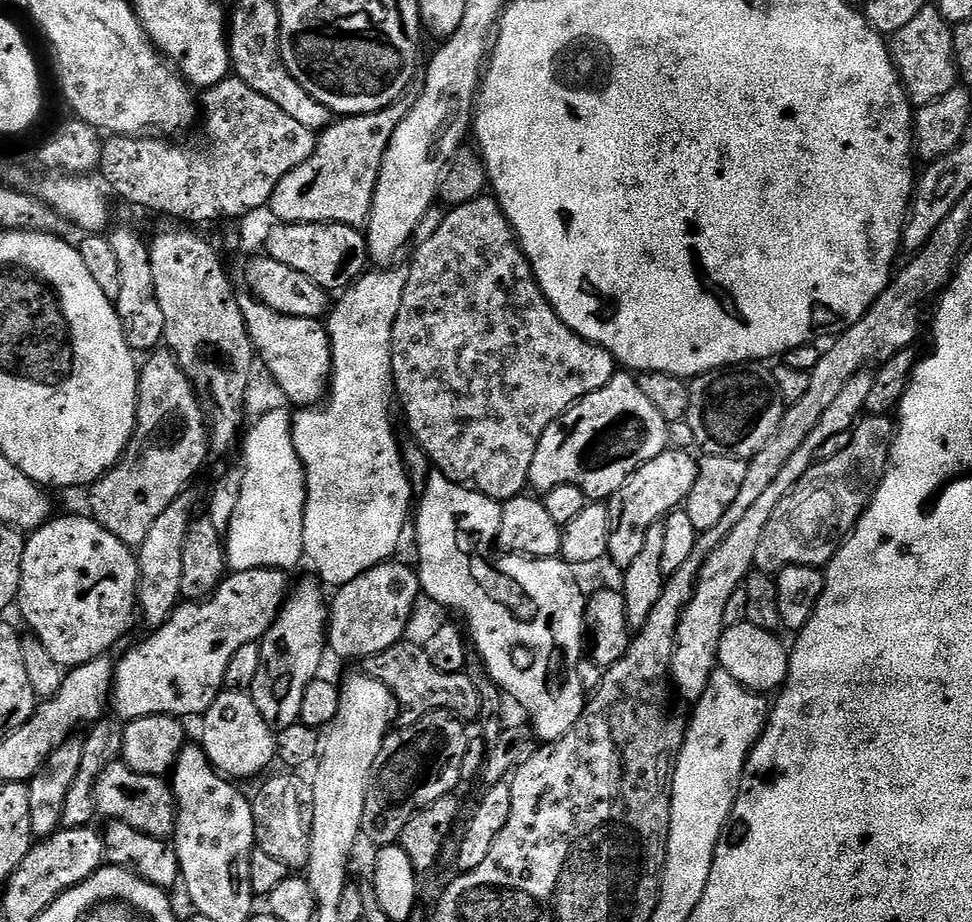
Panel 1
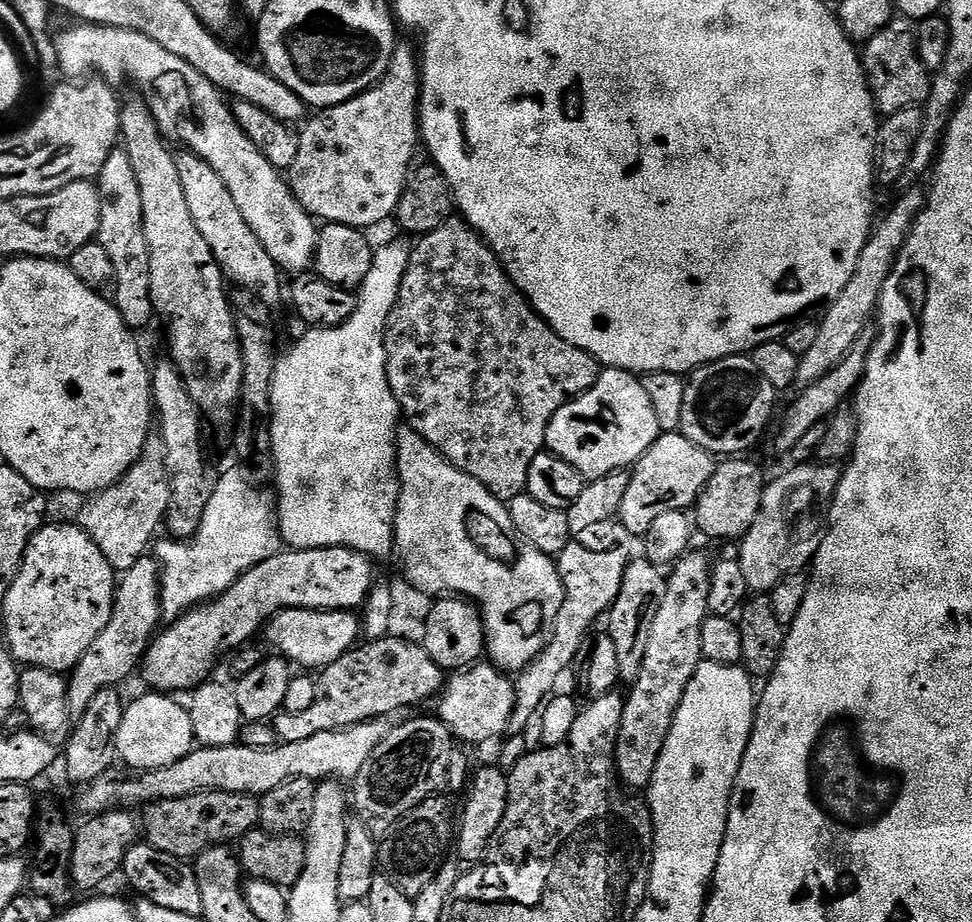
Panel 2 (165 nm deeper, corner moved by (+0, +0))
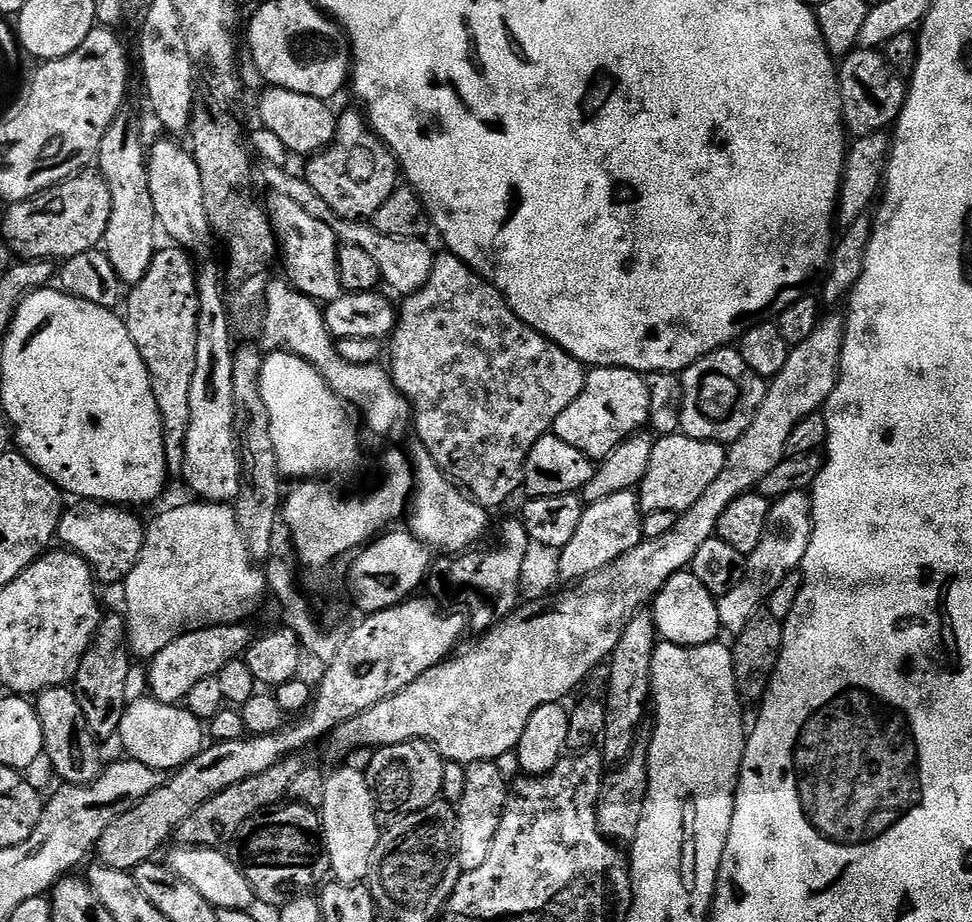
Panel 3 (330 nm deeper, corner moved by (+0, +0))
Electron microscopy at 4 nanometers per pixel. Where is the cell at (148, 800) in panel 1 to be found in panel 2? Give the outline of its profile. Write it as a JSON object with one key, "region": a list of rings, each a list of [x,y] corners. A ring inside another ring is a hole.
{"region":[[[199,792],[186,798],[153,800],[143,809],[142,828],[147,843],[162,854],[174,854],[179,860],[195,861],[207,848],[239,842],[260,823],[260,802],[255,796],[229,792]]]}

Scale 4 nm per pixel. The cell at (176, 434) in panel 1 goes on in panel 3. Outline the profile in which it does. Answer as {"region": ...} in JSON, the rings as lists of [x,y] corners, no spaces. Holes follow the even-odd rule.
{"region":[[[80,500],[73,506],[65,507],[60,515],[58,540],[67,551],[78,553],[92,568],[92,575],[101,585],[123,585],[134,570],[144,545],[145,521],[135,516],[135,511],[124,506],[105,506],[91,500]]]}

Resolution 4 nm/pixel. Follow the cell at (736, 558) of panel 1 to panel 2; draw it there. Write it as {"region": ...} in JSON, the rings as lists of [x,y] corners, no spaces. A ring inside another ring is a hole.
{"region":[[[697,550],[689,551],[688,555],[676,561],[674,567],[667,573],[668,585],[666,598],[662,598],[662,606],[654,618],[654,626],[650,630],[650,642],[646,646],[646,662],[642,664],[641,673],[631,685],[632,693],[627,693],[622,714],[622,730],[616,743],[616,772],[620,783],[625,789],[647,789],[654,778],[654,770],[658,766],[658,758],[662,754],[662,746],[666,746],[666,738],[672,729],[674,718],[678,714],[678,706],[686,694],[686,686],[694,678],[698,666],[702,663],[702,630],[704,621],[710,613],[711,575],[710,561]]]}

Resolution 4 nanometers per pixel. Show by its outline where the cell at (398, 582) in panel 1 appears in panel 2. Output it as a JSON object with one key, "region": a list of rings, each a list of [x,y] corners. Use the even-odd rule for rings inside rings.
{"region":[[[287,608],[272,617],[266,625],[266,633],[268,632],[268,640],[273,644],[275,651],[290,661],[293,665],[299,666],[301,669],[312,670],[308,668],[316,668],[315,670],[323,670],[331,666],[334,662],[338,662],[338,658],[342,658],[342,654],[353,651],[357,647],[360,636],[360,620],[355,611],[351,612],[323,612],[322,610],[310,610],[309,608]]]}

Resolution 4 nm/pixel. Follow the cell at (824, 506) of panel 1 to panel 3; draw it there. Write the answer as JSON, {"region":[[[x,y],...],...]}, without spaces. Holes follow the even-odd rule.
{"region":[[[803,492],[786,494],[772,504],[758,550],[747,556],[744,577],[734,590],[718,600],[718,618],[725,633],[739,634],[746,630],[746,622],[765,607],[770,594],[778,590],[782,578],[797,571],[806,558],[806,546],[812,537],[812,502]]]}

